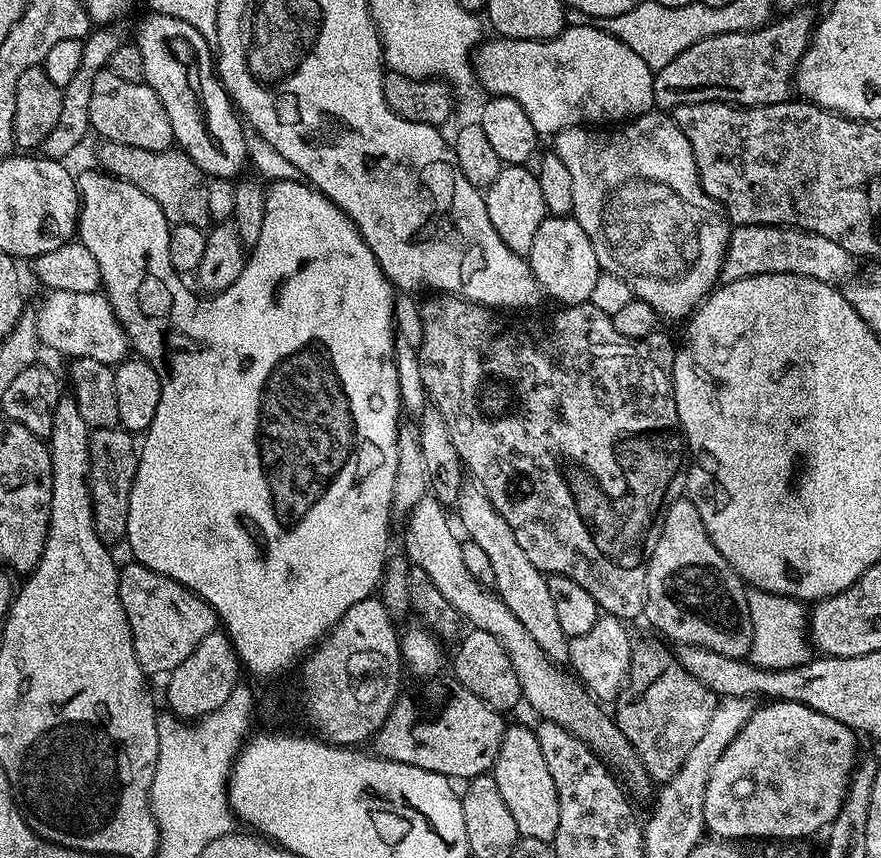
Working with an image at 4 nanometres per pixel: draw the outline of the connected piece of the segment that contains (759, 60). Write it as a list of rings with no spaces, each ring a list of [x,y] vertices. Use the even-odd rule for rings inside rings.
[[[801,6],[793,12],[773,19],[751,32],[714,34],[694,42],[678,58],[654,72],[654,105],[671,110],[683,104],[718,102],[751,106],[753,104],[781,104],[794,92],[796,66],[812,40],[818,23],[818,12]]]

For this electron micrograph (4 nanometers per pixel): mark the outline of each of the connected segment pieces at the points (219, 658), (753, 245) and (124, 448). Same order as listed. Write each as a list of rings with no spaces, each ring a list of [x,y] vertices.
[[[217,630],[206,634],[206,638],[194,646],[190,658],[186,658],[186,662],[179,664],[167,677],[167,711],[187,722],[196,722],[201,717],[210,715],[226,702],[235,684],[242,680],[240,672],[242,673],[240,656],[234,650],[228,633]]]
[[[738,224],[728,233],[728,249],[720,267],[720,280],[729,284],[758,274],[798,274],[840,286],[857,275],[856,264],[855,257],[842,250],[838,242],[822,238],[822,234],[778,224]]]
[[[98,428],[90,438],[90,474],[92,475],[92,513],[97,534],[105,544],[115,545],[115,540],[127,537],[126,522],[130,510],[130,490],[136,477],[138,444],[133,433],[123,428]]]

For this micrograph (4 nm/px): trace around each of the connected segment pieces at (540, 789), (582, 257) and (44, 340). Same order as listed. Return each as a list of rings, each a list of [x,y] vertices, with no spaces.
[[[524,724],[505,727],[502,746],[490,774],[498,782],[498,790],[502,790],[502,798],[506,798],[506,806],[510,806],[514,826],[518,826],[521,836],[551,842],[558,830],[558,794],[531,727],[527,728]]]
[[[545,216],[542,226],[538,226],[538,234],[534,234],[534,246],[530,246],[526,259],[545,297],[553,296],[564,306],[591,301],[594,282],[598,282],[602,269],[594,246],[590,246],[590,238],[586,238],[586,230],[582,230],[575,216]]]
[[[58,290],[47,295],[40,308],[35,309],[38,338],[47,351],[49,348],[67,358],[94,358],[94,362],[113,366],[129,355],[128,336],[103,291],[74,294],[74,290]]]

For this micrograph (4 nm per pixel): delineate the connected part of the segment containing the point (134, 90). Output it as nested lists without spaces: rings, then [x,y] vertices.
[[[102,71],[94,78],[94,86],[90,90],[91,131],[104,140],[122,142],[126,146],[138,146],[142,150],[164,152],[173,147],[170,114],[166,114],[166,106],[154,94],[147,82],[126,82],[126,78],[118,78],[118,74]]]

